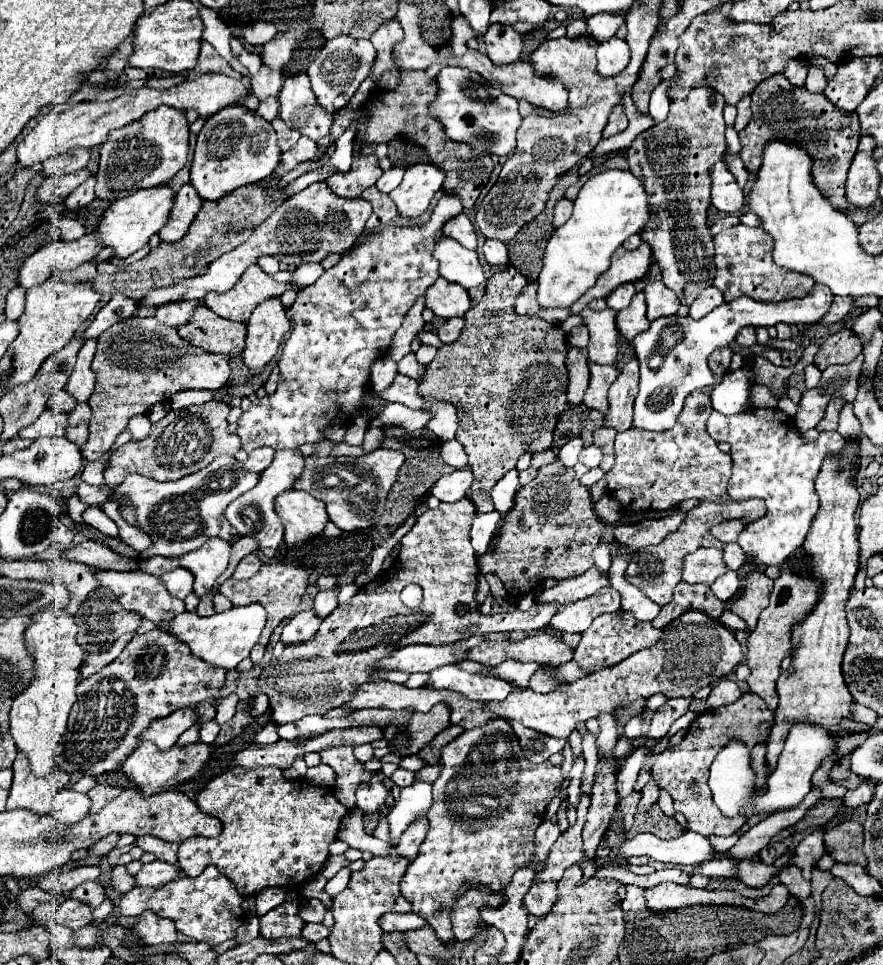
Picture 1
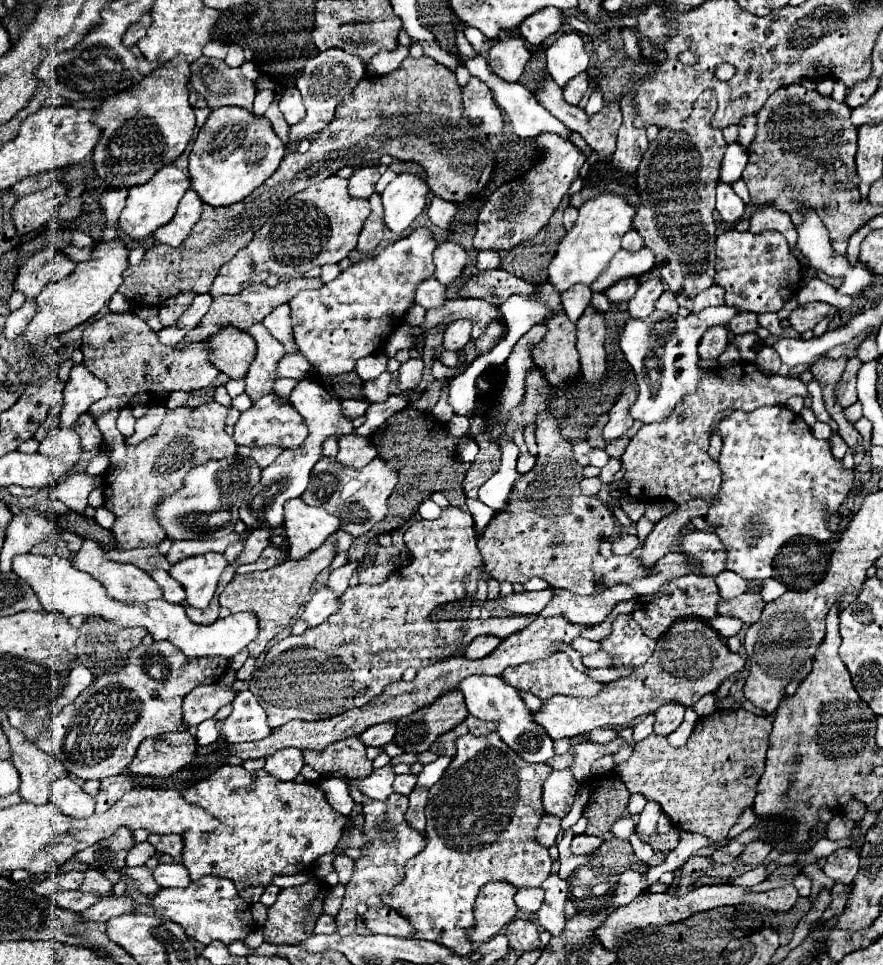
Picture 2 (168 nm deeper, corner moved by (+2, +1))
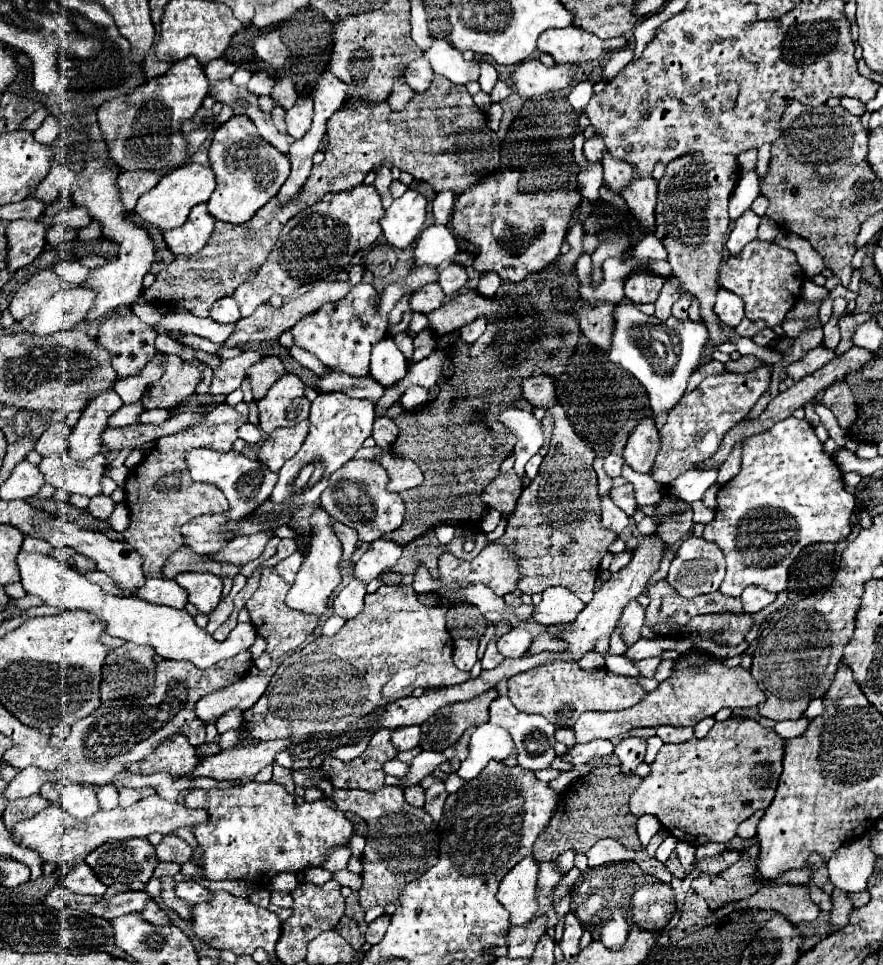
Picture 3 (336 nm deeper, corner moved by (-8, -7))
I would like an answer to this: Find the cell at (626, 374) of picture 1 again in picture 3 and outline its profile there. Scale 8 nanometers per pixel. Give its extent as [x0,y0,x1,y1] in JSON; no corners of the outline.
[623,418,659,472]

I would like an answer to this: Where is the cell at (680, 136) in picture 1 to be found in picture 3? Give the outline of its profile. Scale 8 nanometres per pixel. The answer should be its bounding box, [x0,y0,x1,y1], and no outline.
[655,152,739,350]

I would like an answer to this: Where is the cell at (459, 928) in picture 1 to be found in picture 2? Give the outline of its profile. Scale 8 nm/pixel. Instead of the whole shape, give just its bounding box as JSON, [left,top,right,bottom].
[469,882,519,946]

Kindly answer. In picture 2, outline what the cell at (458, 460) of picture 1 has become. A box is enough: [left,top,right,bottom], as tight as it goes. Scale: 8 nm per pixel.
[457,436,479,462]

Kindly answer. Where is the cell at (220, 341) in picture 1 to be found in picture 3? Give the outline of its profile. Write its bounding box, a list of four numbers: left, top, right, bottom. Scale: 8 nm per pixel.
[247,356,285,400]

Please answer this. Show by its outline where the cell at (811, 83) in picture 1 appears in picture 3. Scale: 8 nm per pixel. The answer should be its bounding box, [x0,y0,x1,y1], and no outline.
[841,96,865,116]

